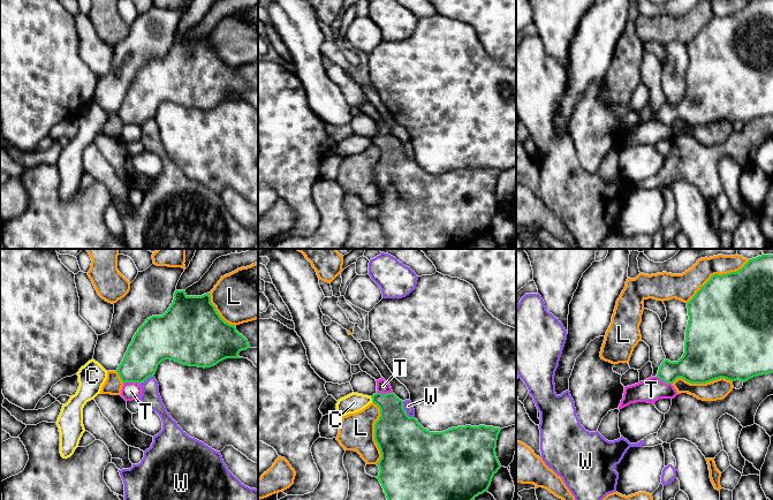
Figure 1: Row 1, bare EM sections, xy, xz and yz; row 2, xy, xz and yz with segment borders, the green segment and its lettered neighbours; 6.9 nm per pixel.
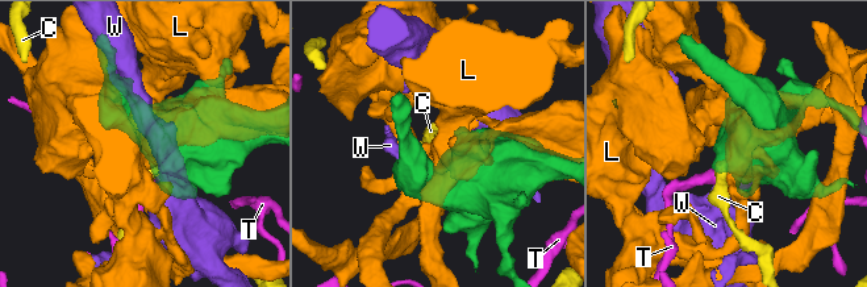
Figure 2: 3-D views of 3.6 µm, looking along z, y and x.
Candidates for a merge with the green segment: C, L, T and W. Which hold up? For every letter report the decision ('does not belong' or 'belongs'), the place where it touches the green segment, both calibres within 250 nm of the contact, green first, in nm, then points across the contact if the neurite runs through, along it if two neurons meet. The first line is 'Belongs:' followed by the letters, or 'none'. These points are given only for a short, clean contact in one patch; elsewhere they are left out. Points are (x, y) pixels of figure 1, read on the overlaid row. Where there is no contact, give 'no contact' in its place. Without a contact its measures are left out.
Belongs: none
C: does not belong; meets green in xz at (372, 399); 240 nm thick on the green side, 140 nm on the other; border along xz (370, 396), (372, 401)
L: does not belong; meets green in yz at (717, 274); 480 nm thick on the green side, 190 nm on the other
T: does not belong; meets green in xy at (131, 381); 260 nm thick on the green side, 130 nm on the other
W: does not belong; meets green in xz at (404, 411); 360 nm thick on the green side, 70 nm on the other; border along xz (402, 401), (404, 411), (410, 417), (414, 417)

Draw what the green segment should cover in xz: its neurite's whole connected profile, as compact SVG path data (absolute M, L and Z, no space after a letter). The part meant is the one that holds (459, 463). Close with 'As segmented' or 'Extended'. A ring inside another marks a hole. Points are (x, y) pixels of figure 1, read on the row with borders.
M376 393L372 402L380 409L380 417L374 424L374 440L380 449L381 459L379 479L387 500L473 500L487 492L493 476L501 468L495 448L500 427L493 426L457 426L444 432L430 432L415 417L409 417L403 401L394 393Z. As segmented

